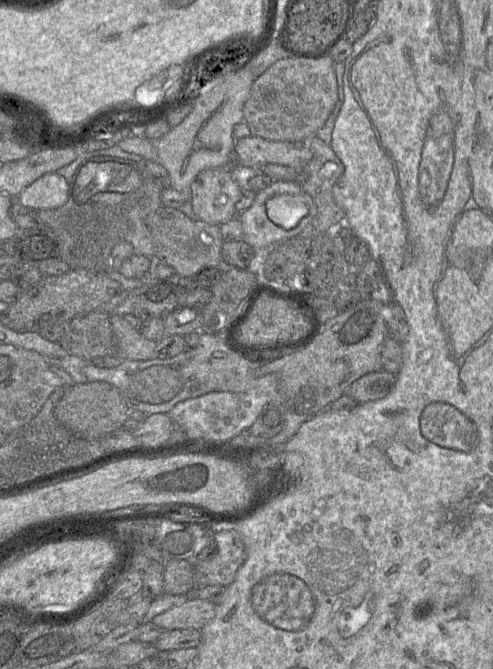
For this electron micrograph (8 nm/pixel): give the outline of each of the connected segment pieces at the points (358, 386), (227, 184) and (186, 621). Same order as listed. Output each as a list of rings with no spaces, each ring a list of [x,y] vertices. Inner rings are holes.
[[[383,369],[367,373],[354,381],[346,394],[358,403],[372,402],[385,398],[396,384],[396,374]]]
[[[229,168],[208,169],[201,172],[190,186],[189,201],[199,220],[222,225],[237,215],[236,203],[242,196],[242,189]]]
[[[199,598],[174,606],[151,621],[163,630],[201,630],[216,614],[217,605]]]

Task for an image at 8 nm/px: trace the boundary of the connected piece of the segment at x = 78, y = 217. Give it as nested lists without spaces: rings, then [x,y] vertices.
[[[117,145],[95,151],[80,151],[79,148],[77,158],[55,173],[63,176],[68,182],[67,202],[59,208],[40,210],[39,217],[56,235],[59,257],[69,265],[70,269],[109,272],[112,249],[120,241],[131,243],[134,254],[148,257],[154,255],[152,235],[148,228],[148,215],[162,206],[161,193],[166,188],[161,188],[148,171],[146,159],[125,152]]]

